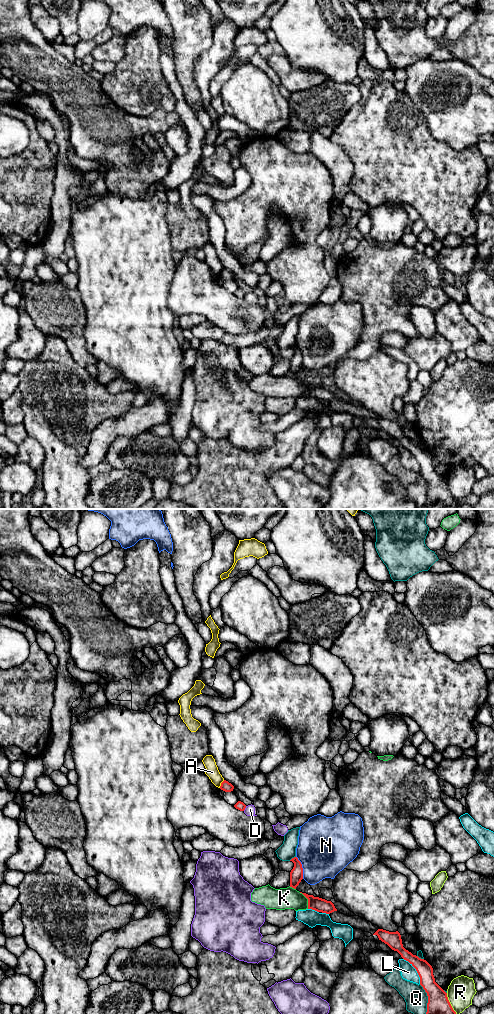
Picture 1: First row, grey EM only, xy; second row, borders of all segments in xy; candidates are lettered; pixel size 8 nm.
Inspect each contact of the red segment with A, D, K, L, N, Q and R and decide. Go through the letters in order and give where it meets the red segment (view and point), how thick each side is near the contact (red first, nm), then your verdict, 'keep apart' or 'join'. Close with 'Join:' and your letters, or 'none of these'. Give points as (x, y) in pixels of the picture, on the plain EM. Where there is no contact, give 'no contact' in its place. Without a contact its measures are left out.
A: xy (221, 272) | 80/100 nm | keep apart
D: xy (245, 295) | 70/80 nm | keep apart
K: xy (308, 388) | 110/180 nm | keep apart
L: xy (416, 458) | 140/120 nm | keep apart
N: xy (301, 355) | 110/460 nm | keep apart
Q: xy (428, 490) | 260/180 nm | keep apart
R: xy (450, 492) | 260/220 nm | keep apart
Join: none of these

